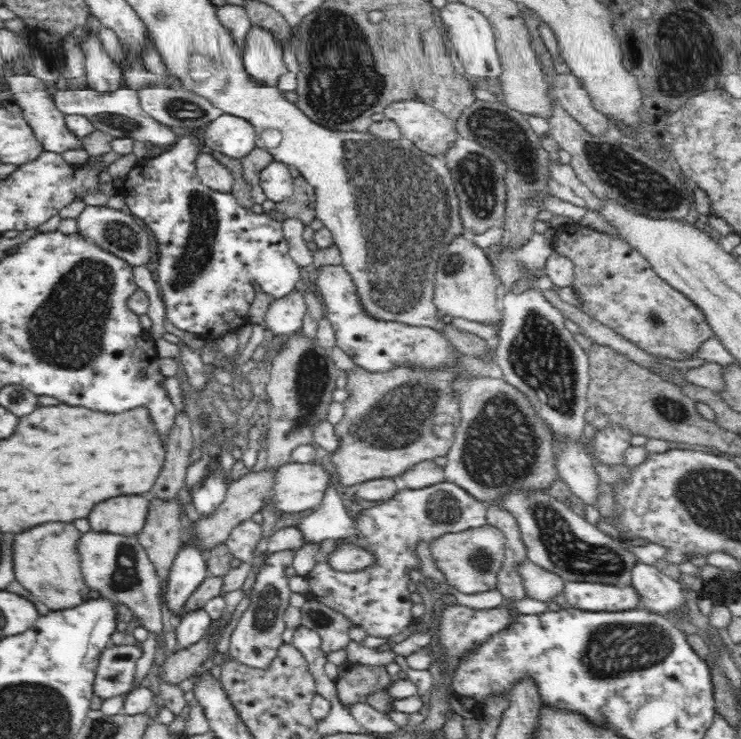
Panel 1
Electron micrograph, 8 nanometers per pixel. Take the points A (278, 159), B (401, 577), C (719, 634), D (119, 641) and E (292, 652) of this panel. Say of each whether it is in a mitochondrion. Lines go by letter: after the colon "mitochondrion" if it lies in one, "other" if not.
A: other
B: other
C: other
D: other
E: other

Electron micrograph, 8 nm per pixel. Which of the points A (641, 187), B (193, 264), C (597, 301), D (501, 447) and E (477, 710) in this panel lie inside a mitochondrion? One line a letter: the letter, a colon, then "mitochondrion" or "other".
A: mitochondrion
B: mitochondrion
C: other
D: mitochondrion
E: other

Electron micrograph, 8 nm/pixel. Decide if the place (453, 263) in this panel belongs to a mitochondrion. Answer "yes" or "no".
yes

